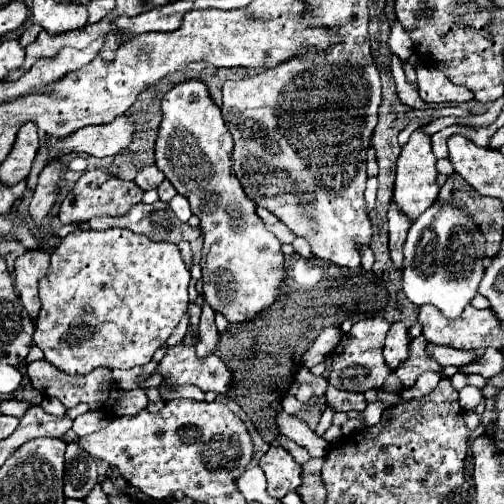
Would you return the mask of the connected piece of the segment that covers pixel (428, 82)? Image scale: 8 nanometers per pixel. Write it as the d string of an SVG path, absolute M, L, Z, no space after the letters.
M428 63L416 67L418 73L418 91L426 103L460 103L470 101L474 95L466 87L450 83L450 79Z

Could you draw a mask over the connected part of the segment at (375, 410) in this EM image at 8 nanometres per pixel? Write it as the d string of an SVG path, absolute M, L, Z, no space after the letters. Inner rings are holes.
M368 403L368 407L364 409L364 423L370 427L370 425L376 425L380 421L380 415L384 411L384 405L380 403Z

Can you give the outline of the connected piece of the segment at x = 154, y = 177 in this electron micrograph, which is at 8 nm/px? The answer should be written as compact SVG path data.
M156 165L144 167L144 169L138 171L138 175L136 175L134 181L136 181L136 185L138 185L140 189L144 189L144 191L148 191L148 189L158 189L158 185L164 181L164 173L162 173Z

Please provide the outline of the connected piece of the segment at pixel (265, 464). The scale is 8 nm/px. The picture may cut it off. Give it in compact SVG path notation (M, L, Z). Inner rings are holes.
M270 447L260 459L260 467L268 479L268 495L282 499L288 491L300 485L302 467L284 447Z

